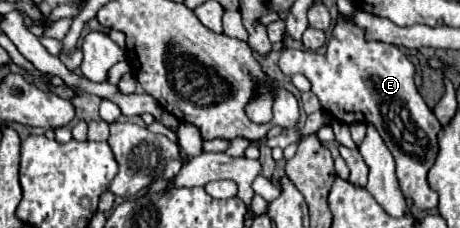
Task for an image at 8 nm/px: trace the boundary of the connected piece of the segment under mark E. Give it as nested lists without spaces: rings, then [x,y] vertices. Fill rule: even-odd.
[[[340,16],[326,54],[284,48],[278,66],[286,76],[304,74],[310,80],[322,110],[332,118],[344,124],[374,122],[396,160],[396,176],[404,198],[414,202],[420,210],[434,210],[438,206],[438,194],[428,186],[426,174],[438,156],[438,132],[442,130],[442,124],[418,94],[414,84],[414,64],[398,46],[366,42],[362,30]]]

